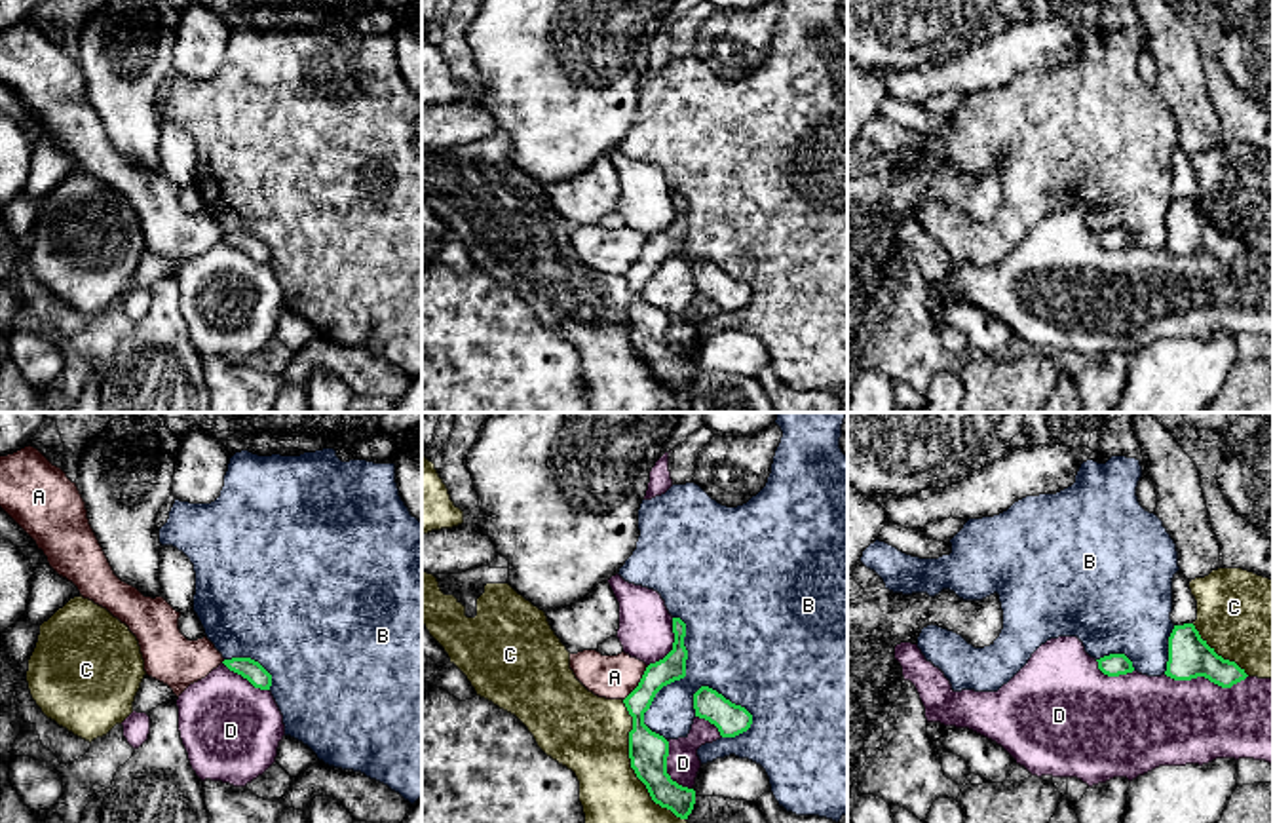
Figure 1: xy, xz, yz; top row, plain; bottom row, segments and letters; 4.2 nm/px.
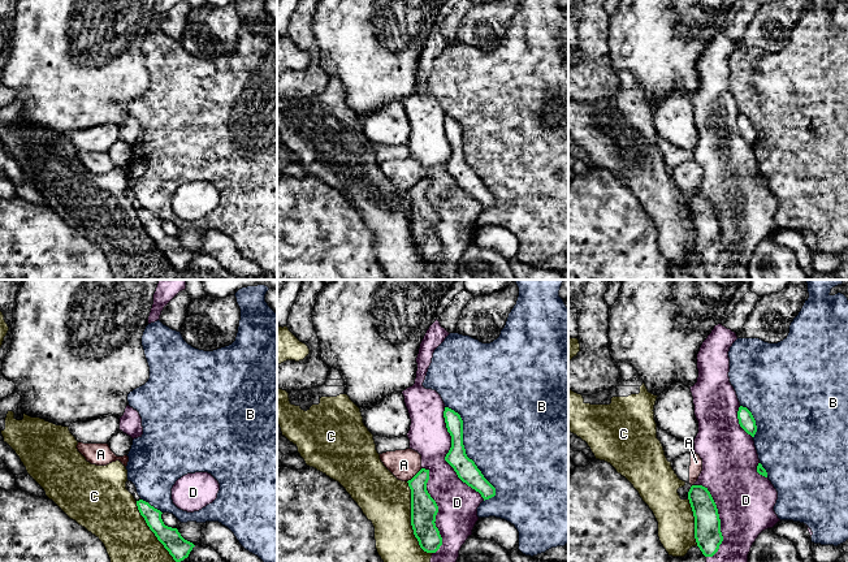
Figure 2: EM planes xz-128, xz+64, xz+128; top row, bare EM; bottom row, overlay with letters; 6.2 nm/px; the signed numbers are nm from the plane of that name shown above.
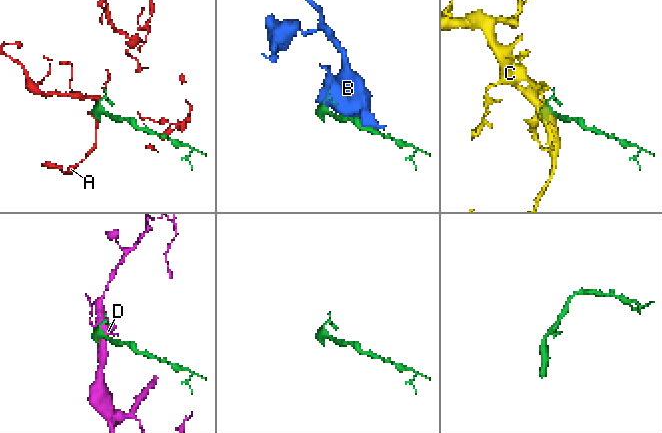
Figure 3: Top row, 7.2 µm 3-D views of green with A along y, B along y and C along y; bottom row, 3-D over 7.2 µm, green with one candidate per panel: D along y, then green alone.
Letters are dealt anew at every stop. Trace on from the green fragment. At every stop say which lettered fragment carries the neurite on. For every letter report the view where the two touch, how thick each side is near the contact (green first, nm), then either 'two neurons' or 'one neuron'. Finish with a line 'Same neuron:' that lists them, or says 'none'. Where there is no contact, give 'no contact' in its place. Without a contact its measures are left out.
A: meets green in xz; 120 nm thick on the green side, 190 nm on the other; two neurons
B: meets green in xz; 110 nm thick on the green side, 340 nm on the other; one neuron
C: meets green in xz; 170 nm thick on the green side, 340 nm on the other; two neurons
D: meets green in yz; 180 nm thick on the green side, 360 nm on the other; two neurons
Same neuron: B

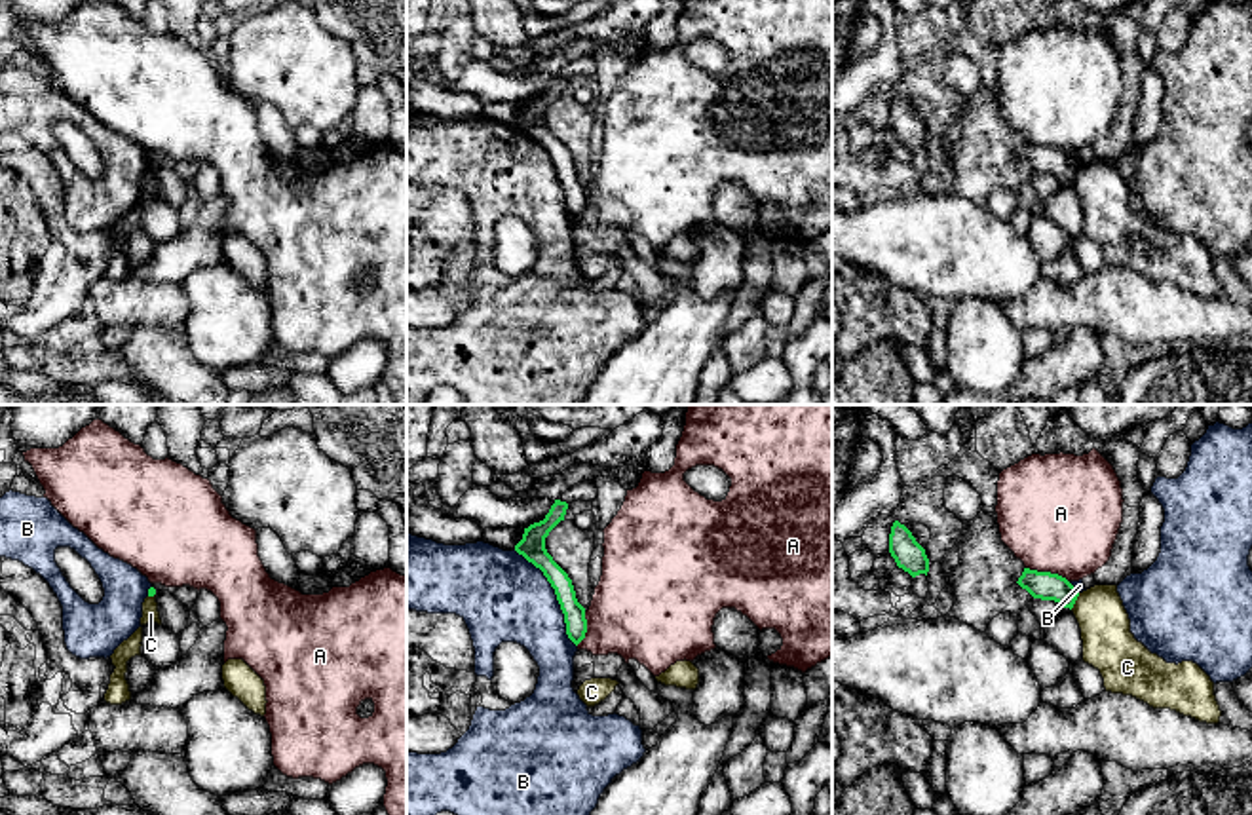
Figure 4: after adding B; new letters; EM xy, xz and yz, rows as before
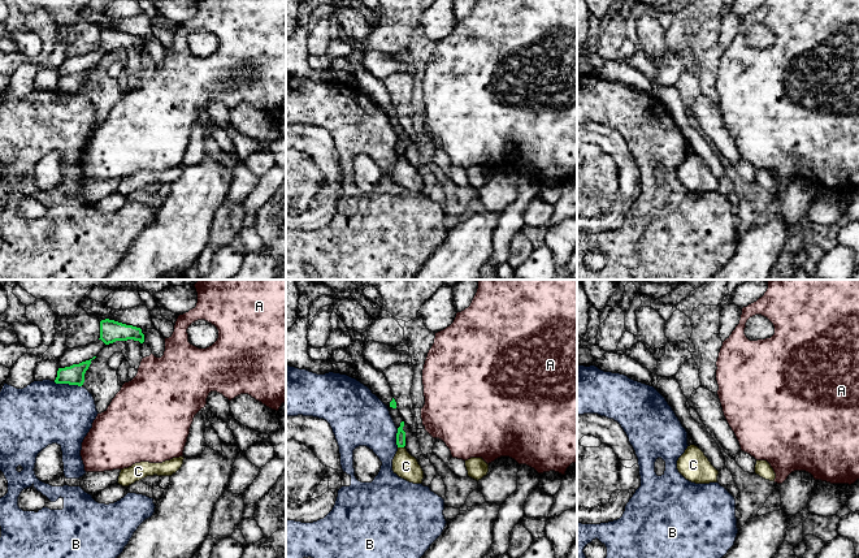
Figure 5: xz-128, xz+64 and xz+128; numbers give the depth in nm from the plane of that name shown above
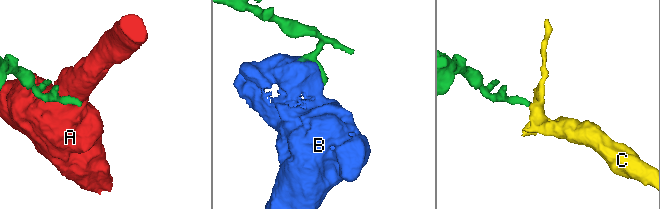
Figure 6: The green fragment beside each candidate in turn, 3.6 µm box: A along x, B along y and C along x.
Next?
A: meets green in yz; 120 nm thick on the green side, 500 nm on the other; two neurons
B: meets green in xz; 110 nm thick on the green side, 380 nm on the other; two neurons
C: meets green in yz; 120 nm thick on the green side, 220 nm on the other; two neurons
Same neuron: none

